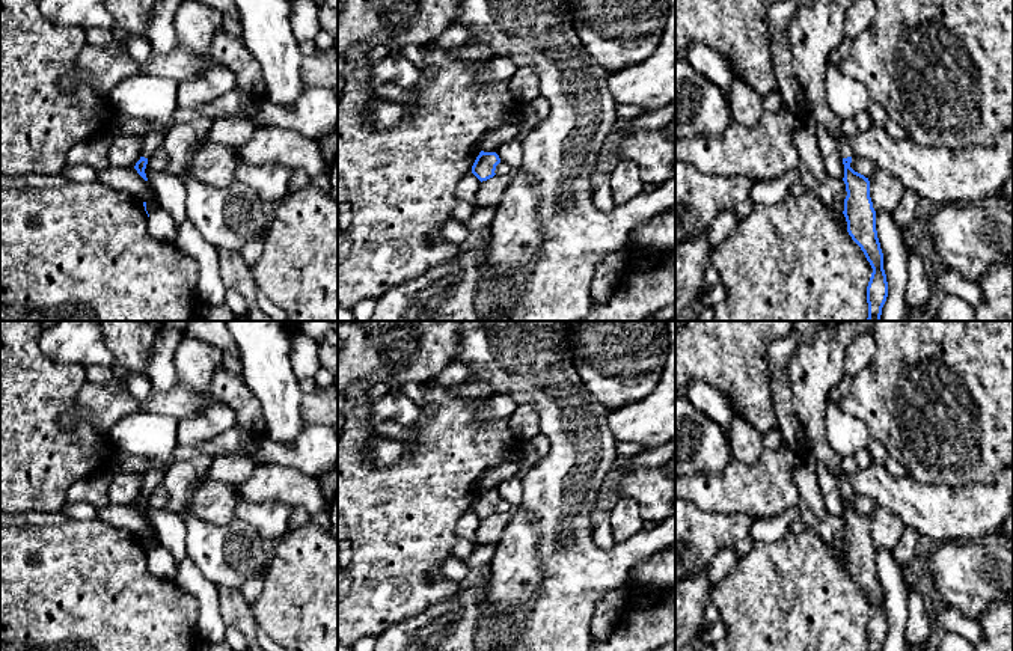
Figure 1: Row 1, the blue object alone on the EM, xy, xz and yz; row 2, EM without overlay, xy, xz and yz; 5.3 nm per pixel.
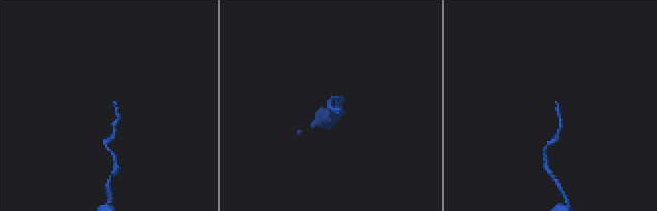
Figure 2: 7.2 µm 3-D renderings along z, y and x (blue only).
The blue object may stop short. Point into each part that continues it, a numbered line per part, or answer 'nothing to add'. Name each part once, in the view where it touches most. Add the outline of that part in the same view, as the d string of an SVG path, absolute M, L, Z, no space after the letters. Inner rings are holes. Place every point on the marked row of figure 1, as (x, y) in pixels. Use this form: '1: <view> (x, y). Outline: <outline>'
1: yz (814, 30). Outline: M814 0L799 6L787 26L787 42L793 57L793 74L805 95L803 112L813 124L823 125L838 143L841 158L852 157L841 121L825 99L825 69L834 48L844 39L844 21L855 0Z

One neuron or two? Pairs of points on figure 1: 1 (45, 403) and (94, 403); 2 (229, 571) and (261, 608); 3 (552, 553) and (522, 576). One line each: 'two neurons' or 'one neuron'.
1: two neurons
2: two neurons
3: two neurons

